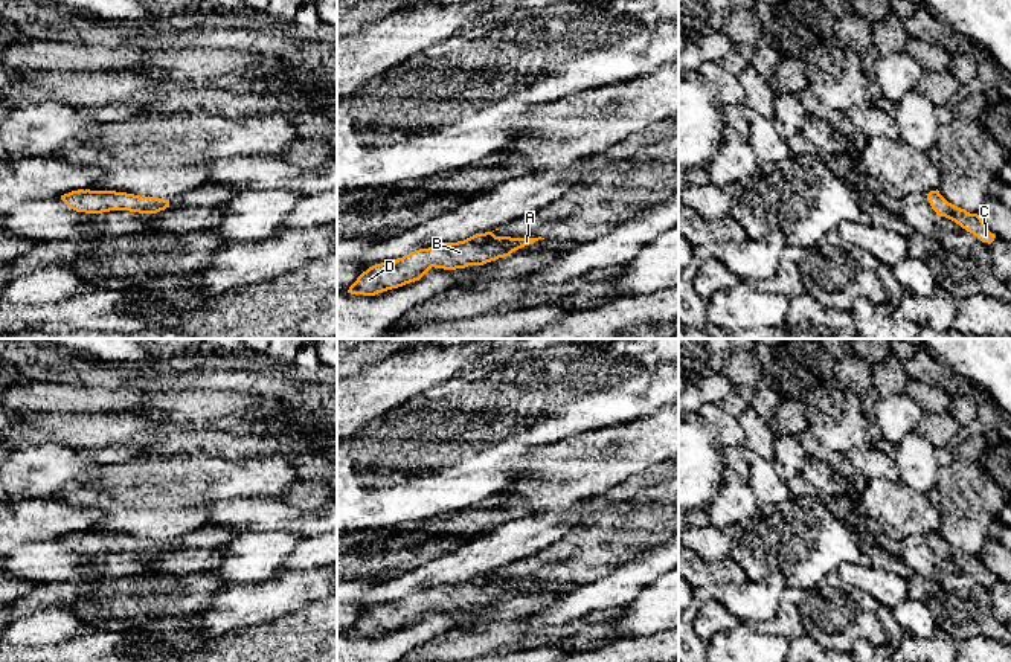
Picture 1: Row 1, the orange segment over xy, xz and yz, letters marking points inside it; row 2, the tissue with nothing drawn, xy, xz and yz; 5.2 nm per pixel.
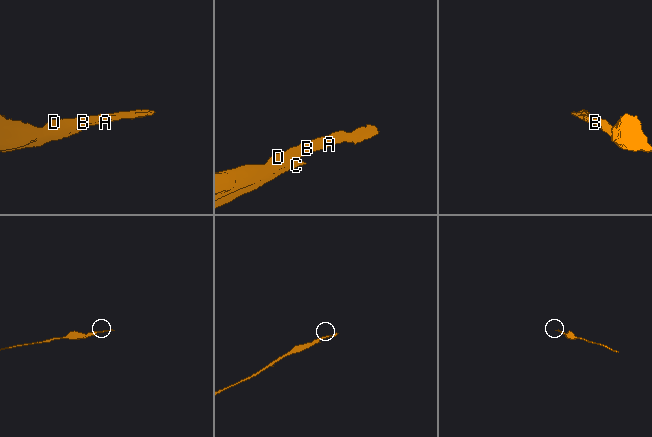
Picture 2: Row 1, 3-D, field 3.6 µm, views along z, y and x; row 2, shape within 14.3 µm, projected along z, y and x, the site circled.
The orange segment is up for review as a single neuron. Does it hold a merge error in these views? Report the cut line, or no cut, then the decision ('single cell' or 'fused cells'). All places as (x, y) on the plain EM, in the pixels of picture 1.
no cut | single cell

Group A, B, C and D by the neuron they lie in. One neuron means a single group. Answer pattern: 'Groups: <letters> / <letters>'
Groups: A B C D

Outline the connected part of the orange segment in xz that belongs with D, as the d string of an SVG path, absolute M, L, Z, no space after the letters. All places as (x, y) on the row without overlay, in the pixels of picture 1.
M493 574L476 575L464 583L419 590L395 603L381 604L363 613L348 635L375 638L378 635L419 622L432 609L444 612L483 607L534 586L538 580L496 578Z

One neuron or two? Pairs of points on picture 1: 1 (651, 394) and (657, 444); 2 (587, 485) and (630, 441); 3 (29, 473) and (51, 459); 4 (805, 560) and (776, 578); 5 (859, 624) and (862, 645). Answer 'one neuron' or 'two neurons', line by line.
1: two neurons
2: one neuron
3: one neuron
4: two neurons
5: two neurons

